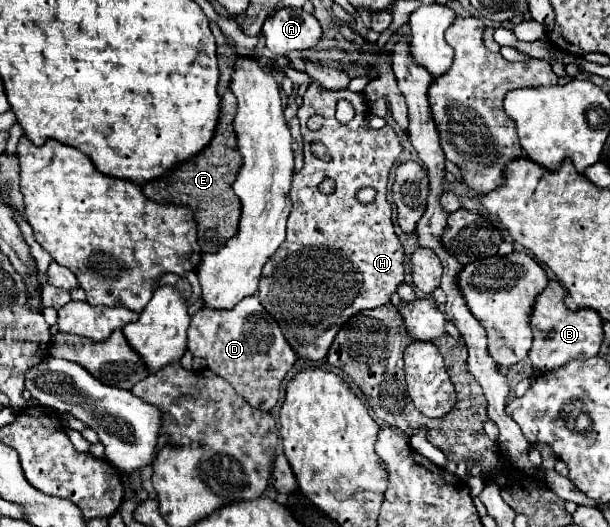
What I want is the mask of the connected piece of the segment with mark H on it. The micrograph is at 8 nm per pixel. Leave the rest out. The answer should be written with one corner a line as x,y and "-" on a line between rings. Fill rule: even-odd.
313,82
305,96
303,96
303,106
297,112
297,118
301,122
301,134
305,142
305,164
301,172
295,172
293,176
293,186
291,186
291,200
293,200
293,210
287,220
287,238
285,244
275,252
273,258
263,268
261,284
259,284
259,300
265,306
265,310
281,324
281,330
285,332
285,338
297,352
297,356
307,358
307,360
323,360
327,356
329,344
333,342
333,336
339,332
339,328
357,312
367,310
367,308
377,308
389,302
391,294
395,288
403,282
405,278
405,252
403,246
395,234
393,228
393,212
391,204
385,198
387,192
387,182
389,182
389,170
395,164
395,160
401,154
401,144
399,136
391,126
385,126
381,130
371,130
367,126
367,106
363,102
361,94
355,94
351,90
325,90
321,84
-
337,100
349,100
355,108
355,118
347,124
341,124
335,118
335,106
-
313,114
325,116
325,124
321,130
313,132
307,128
307,120
-
321,140
331,156
329,162
323,162
315,158
309,150
309,142
-
323,178
333,178
337,182
337,188
333,194
321,194
317,190
317,184
-
365,186
371,186
377,190
377,196
373,202
363,204
357,200
357,192

